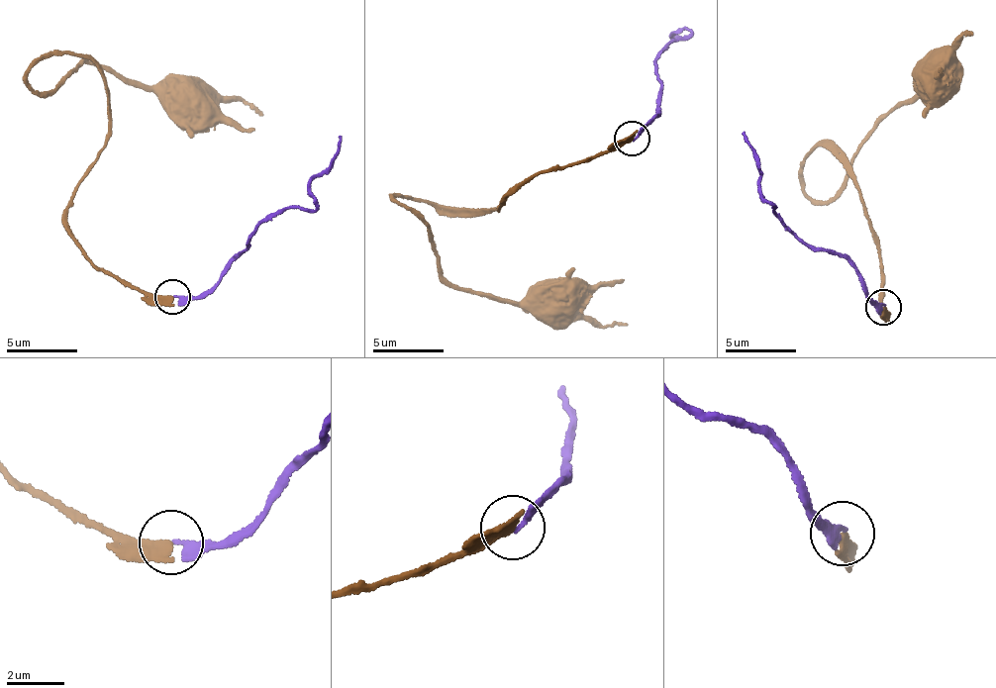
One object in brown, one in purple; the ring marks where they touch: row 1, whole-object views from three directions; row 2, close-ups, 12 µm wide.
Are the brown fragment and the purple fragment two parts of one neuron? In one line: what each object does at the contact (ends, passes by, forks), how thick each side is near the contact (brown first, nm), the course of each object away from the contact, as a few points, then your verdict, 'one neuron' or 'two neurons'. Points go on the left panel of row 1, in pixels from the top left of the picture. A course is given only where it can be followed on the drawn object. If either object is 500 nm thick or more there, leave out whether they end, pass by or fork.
brown ends; purple ends; calibres 320 and 200 nm; course brown (172, 295), (107, 276), (66, 223), (110, 99), (90, 58), (28, 68), (45, 94), (85, 63), (189, 102); course purple (175, 296), (202, 294), (228, 271), (269, 217), (288, 208), (315, 207), (311, 178), (330, 162), (343, 137); one neuron

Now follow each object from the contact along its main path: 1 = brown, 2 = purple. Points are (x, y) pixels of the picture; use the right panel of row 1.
1: (882, 306), (887, 319), (848, 159), (816, 146), (800, 163), (807, 193), (838, 193), (859, 142), (937, 76)
2: (883, 305), (868, 297), (843, 254), (800, 244), (783, 229), (760, 180), (744, 131)

